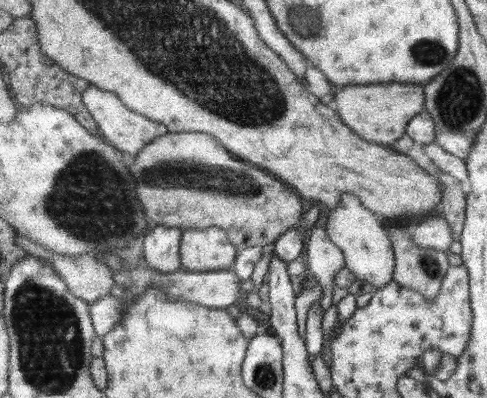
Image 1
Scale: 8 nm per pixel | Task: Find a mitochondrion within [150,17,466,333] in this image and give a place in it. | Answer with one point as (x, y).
(428, 52)

